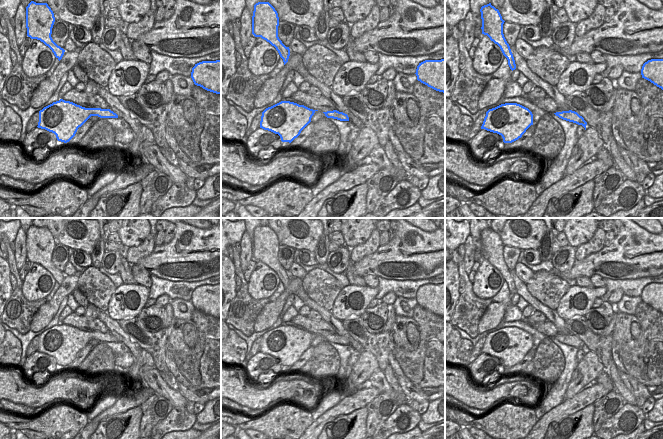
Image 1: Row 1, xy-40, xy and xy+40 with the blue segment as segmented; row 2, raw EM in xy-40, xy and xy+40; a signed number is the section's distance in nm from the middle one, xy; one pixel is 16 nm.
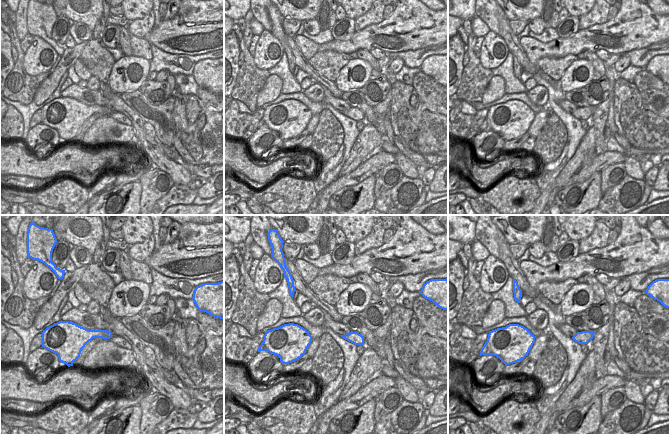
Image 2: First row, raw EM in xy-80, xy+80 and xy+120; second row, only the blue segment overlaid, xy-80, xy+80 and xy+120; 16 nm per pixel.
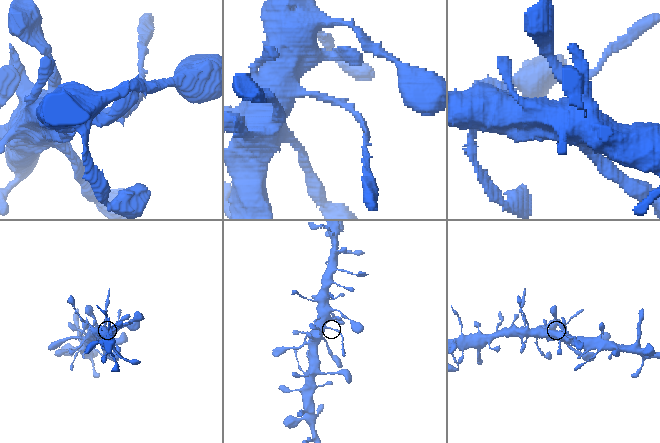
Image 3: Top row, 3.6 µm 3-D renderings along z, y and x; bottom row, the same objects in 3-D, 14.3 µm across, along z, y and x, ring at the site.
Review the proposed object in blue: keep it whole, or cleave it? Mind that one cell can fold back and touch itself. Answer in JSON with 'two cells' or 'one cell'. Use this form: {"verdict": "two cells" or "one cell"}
{"verdict": "two cells"}

